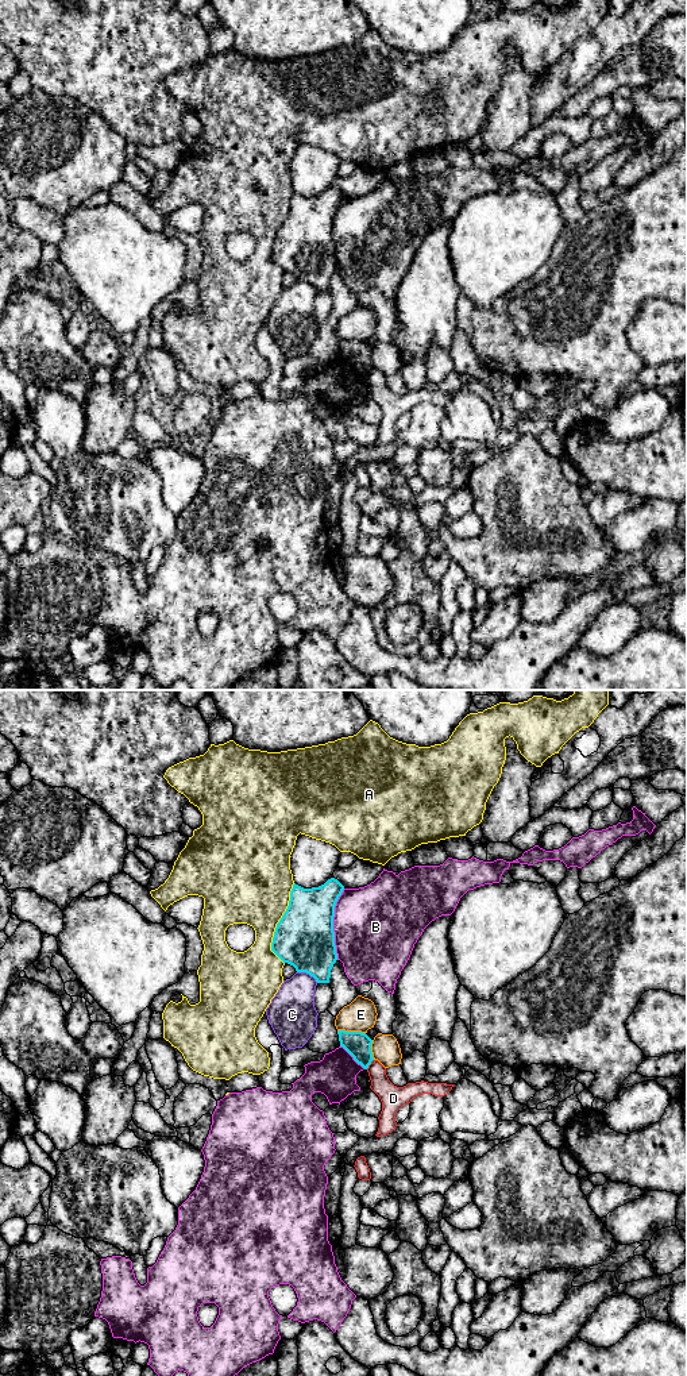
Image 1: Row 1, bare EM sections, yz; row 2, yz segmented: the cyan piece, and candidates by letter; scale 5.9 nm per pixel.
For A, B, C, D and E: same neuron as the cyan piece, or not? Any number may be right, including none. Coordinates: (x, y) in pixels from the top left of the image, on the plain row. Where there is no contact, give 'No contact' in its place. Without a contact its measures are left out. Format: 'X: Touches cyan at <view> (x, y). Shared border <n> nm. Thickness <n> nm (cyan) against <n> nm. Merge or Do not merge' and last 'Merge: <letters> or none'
A: Touches cyan at yz (277, 232). Shared border 480 nm. Thickness 360 nm (cyan) against 420 nm. Do not merge
B: Touches cyan at yz (332, 232). Shared border 420 nm. Thickness 360 nm (cyan) against 480 nm. Do not merge
C: Touches cyan at yz (308, 281). Shared border 140 nm. Thickness 360 nm (cyan) against 280 nm. Do not merge
D: Touches cyan at yz (370, 372). Shared border 80 nm. Thickness 150 nm (cyan) against 150 nm. Do not merge
E: Touches cyan at yz (351, 340). Shared border 170 nm. Thickness 150 nm (cyan) against 190 nm. Do not merge
Merge: none

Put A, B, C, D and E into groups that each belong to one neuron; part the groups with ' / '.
A / B / C / D / E

